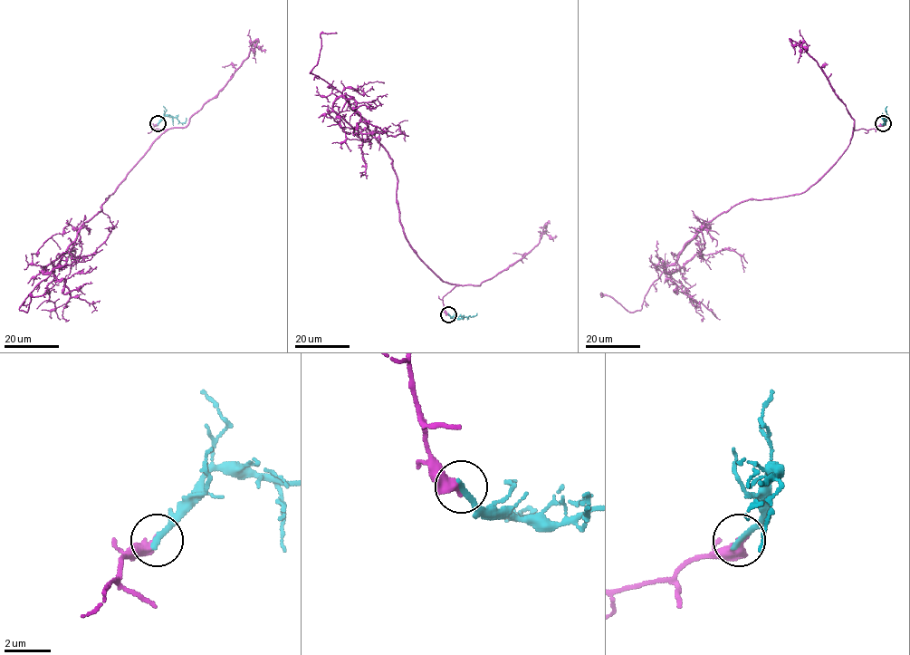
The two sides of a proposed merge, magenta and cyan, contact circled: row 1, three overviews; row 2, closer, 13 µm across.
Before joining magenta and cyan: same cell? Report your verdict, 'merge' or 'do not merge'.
do not merge

